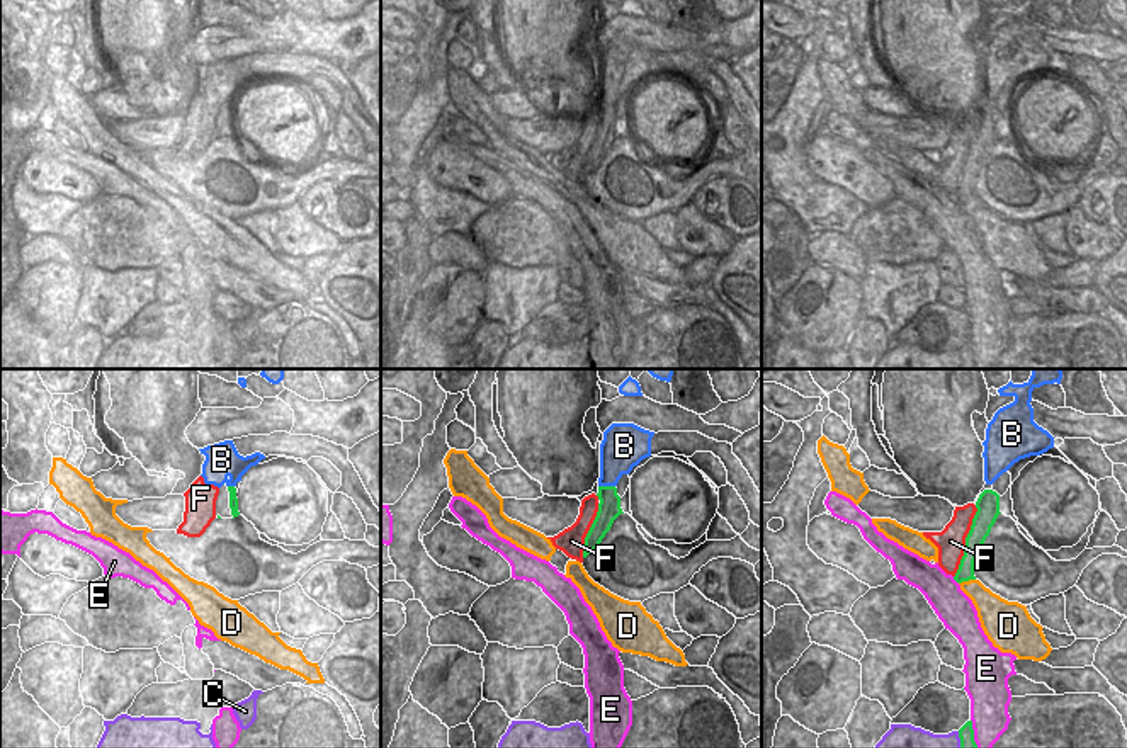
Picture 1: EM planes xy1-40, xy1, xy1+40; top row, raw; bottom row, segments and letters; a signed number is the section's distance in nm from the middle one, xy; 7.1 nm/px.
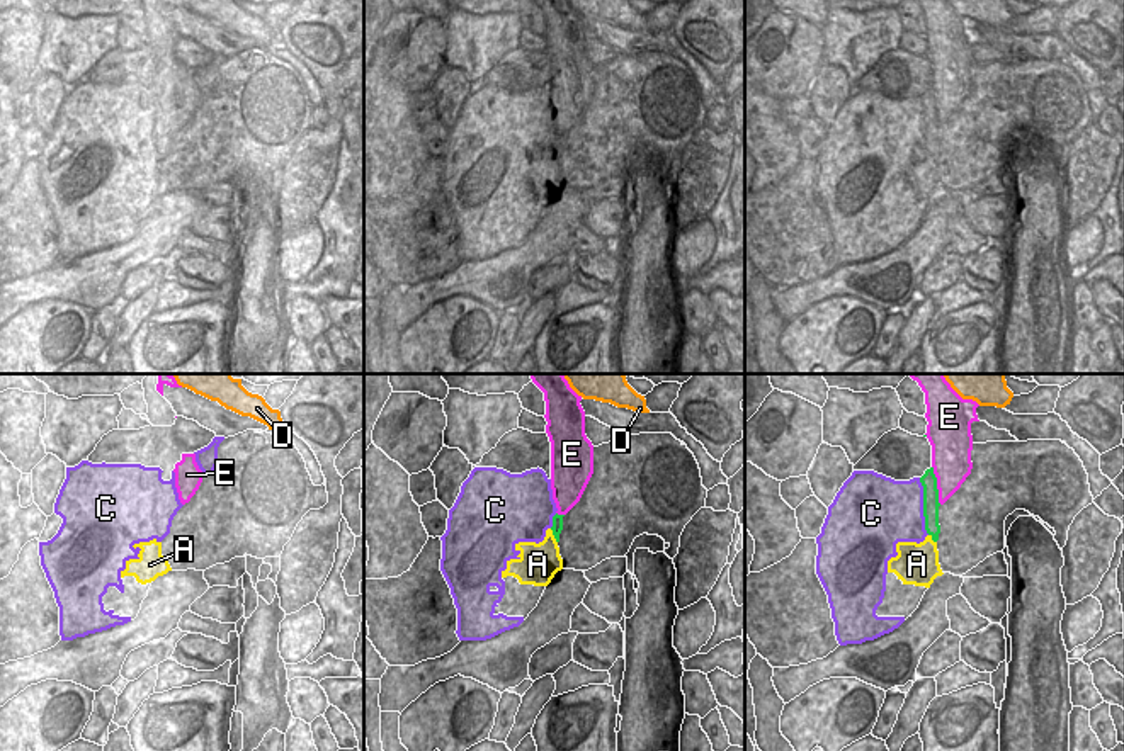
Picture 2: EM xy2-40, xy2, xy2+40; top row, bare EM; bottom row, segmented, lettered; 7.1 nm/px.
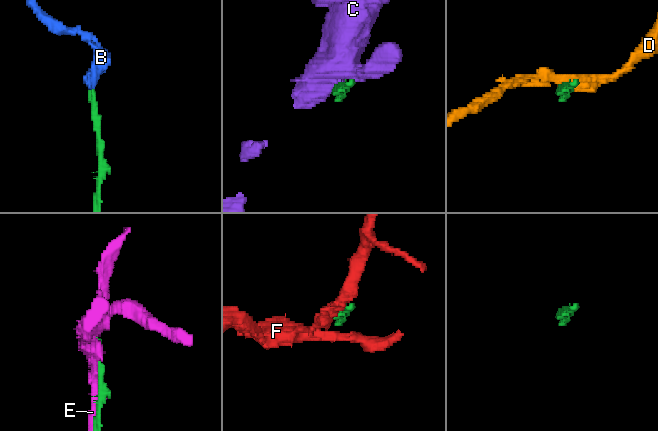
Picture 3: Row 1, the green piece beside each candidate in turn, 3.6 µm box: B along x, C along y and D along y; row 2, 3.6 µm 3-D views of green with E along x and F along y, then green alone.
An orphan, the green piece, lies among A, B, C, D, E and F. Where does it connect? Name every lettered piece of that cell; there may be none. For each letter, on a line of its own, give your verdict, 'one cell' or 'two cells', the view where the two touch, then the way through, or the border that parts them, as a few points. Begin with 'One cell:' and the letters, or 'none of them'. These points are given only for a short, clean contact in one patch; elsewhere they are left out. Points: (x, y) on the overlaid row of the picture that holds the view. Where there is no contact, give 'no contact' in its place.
One cell: A, B
A: one cell; contact in xy2; way xy2 (556, 527), (553, 534), (548, 551), (538, 564)
B: one cell; contact in xy1
C: two cells; contact in xy2+40; border xy2+40 (919, 478), (924, 529), (929, 534)
D: two cells; contact in xy1+40
E: two cells; contact in xy2+40
F: two cells; contact in xy1+40

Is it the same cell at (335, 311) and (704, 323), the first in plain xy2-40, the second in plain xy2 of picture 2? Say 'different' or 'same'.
different

